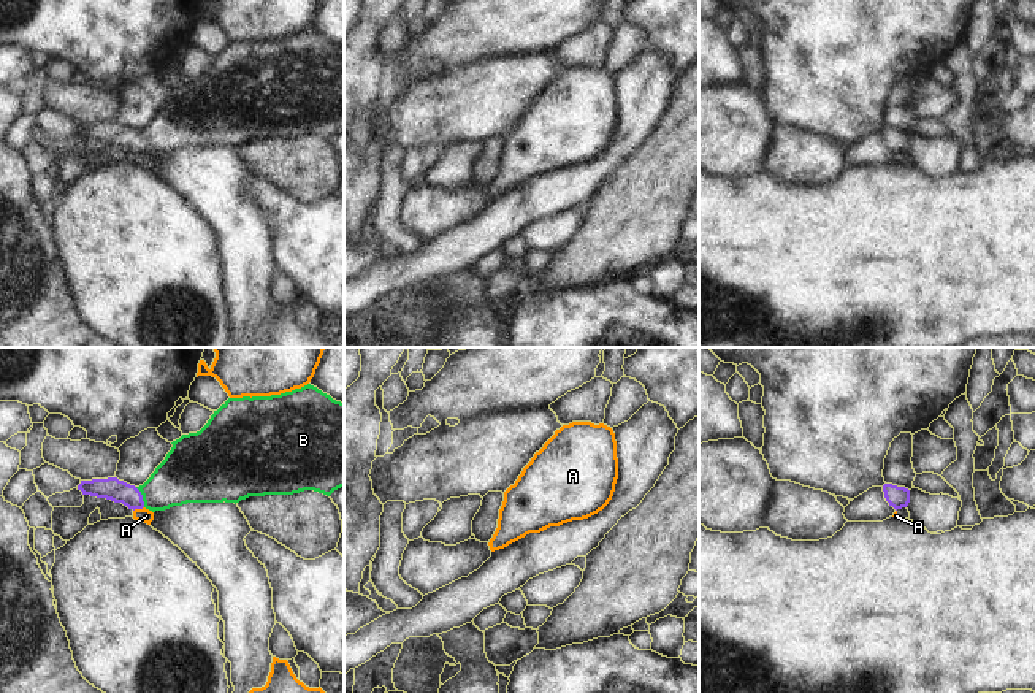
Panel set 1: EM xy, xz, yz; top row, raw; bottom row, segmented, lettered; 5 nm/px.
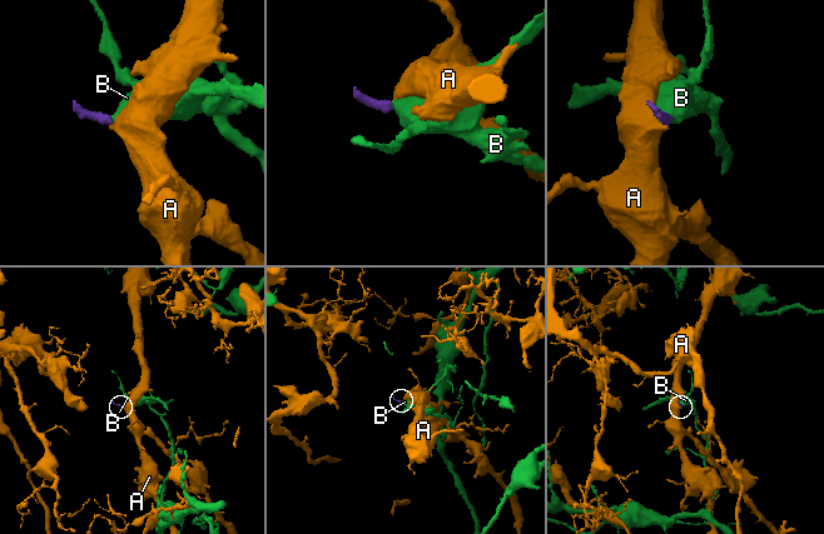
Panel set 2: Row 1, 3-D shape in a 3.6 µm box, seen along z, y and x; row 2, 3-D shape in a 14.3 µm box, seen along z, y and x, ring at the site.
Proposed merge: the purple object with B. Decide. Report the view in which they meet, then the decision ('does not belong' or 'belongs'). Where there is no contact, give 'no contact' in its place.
xy | belongs

